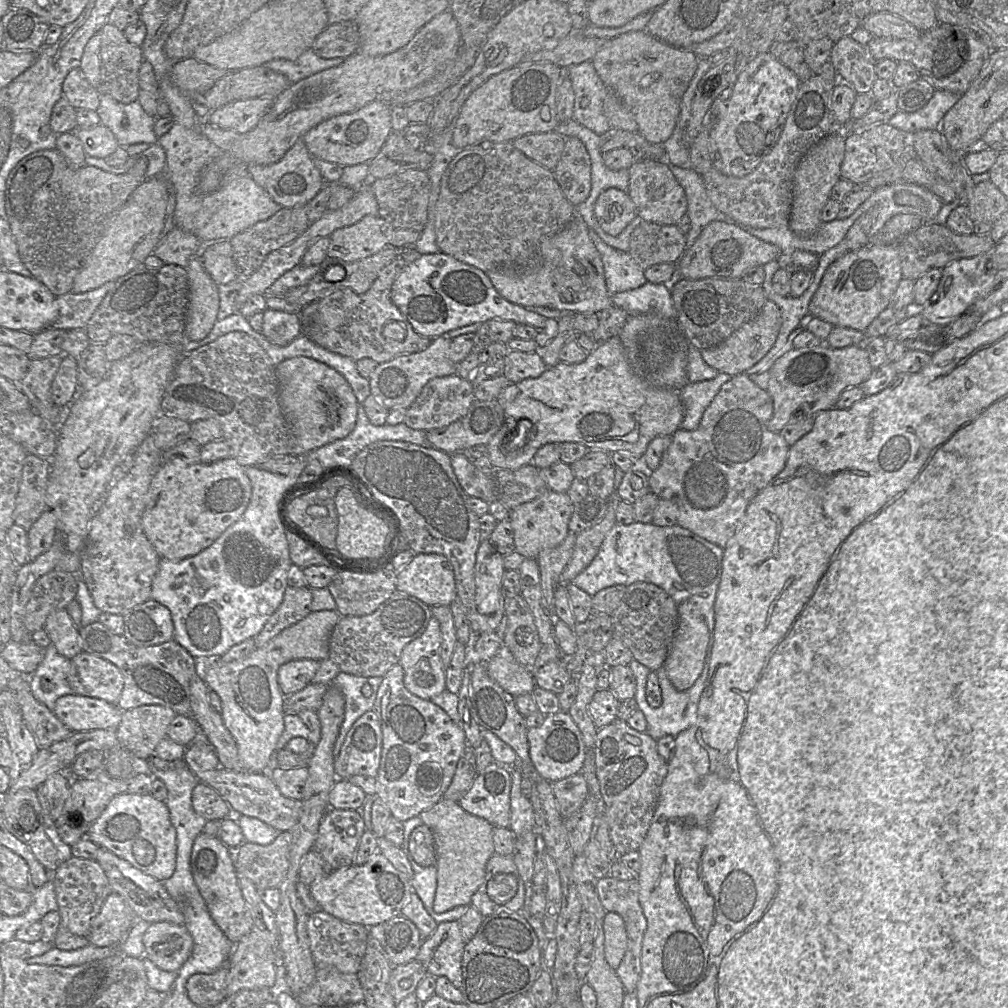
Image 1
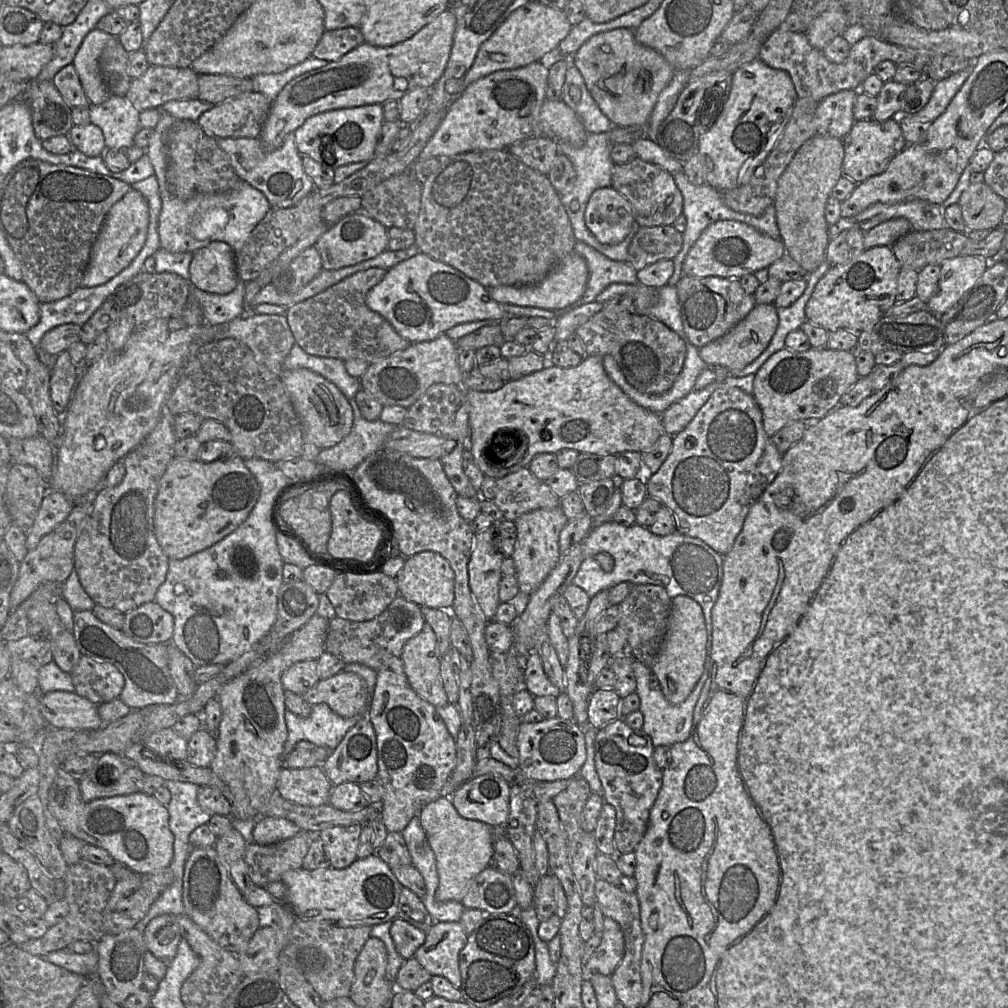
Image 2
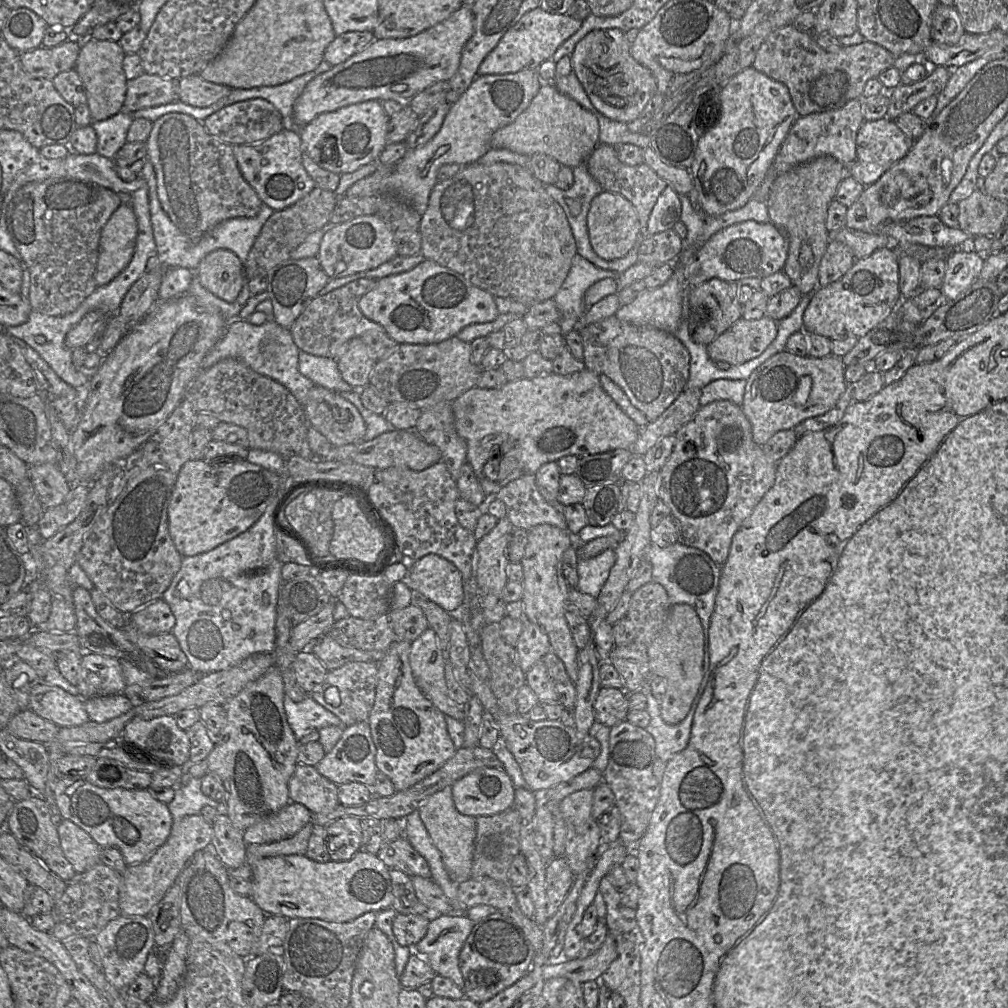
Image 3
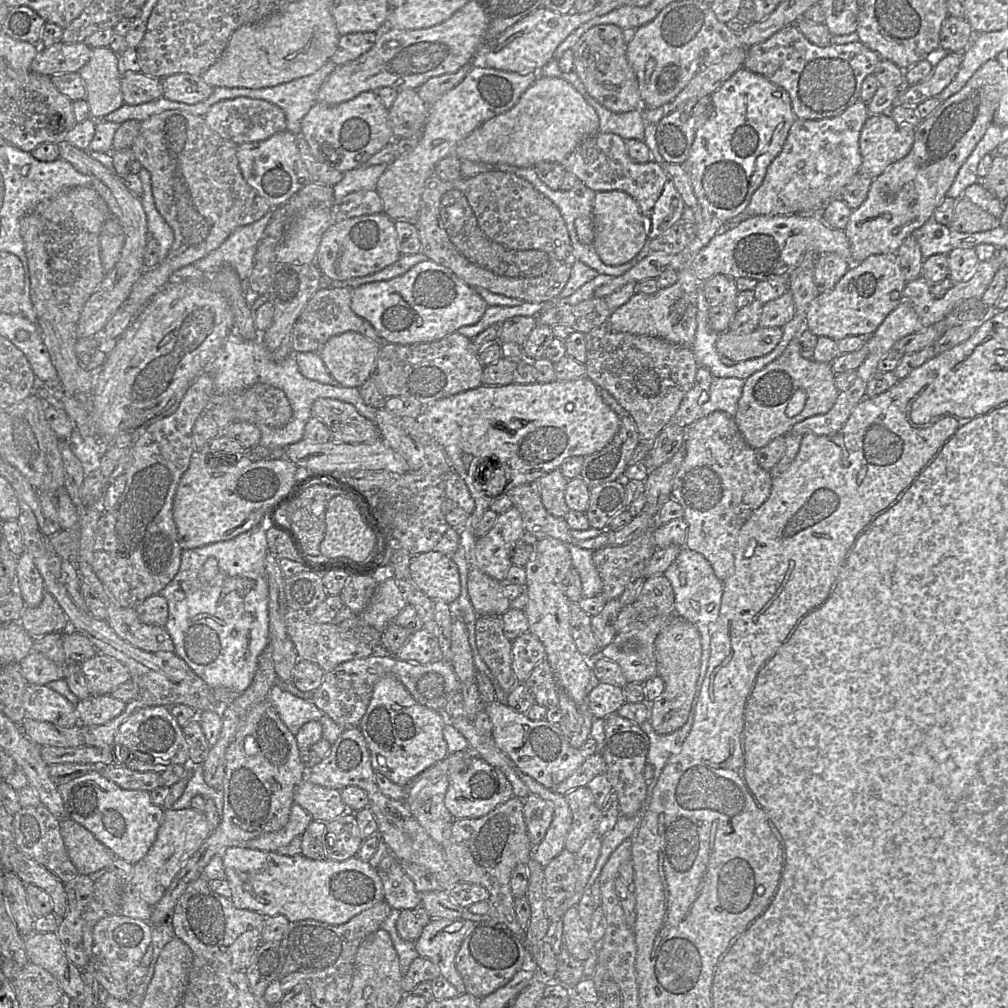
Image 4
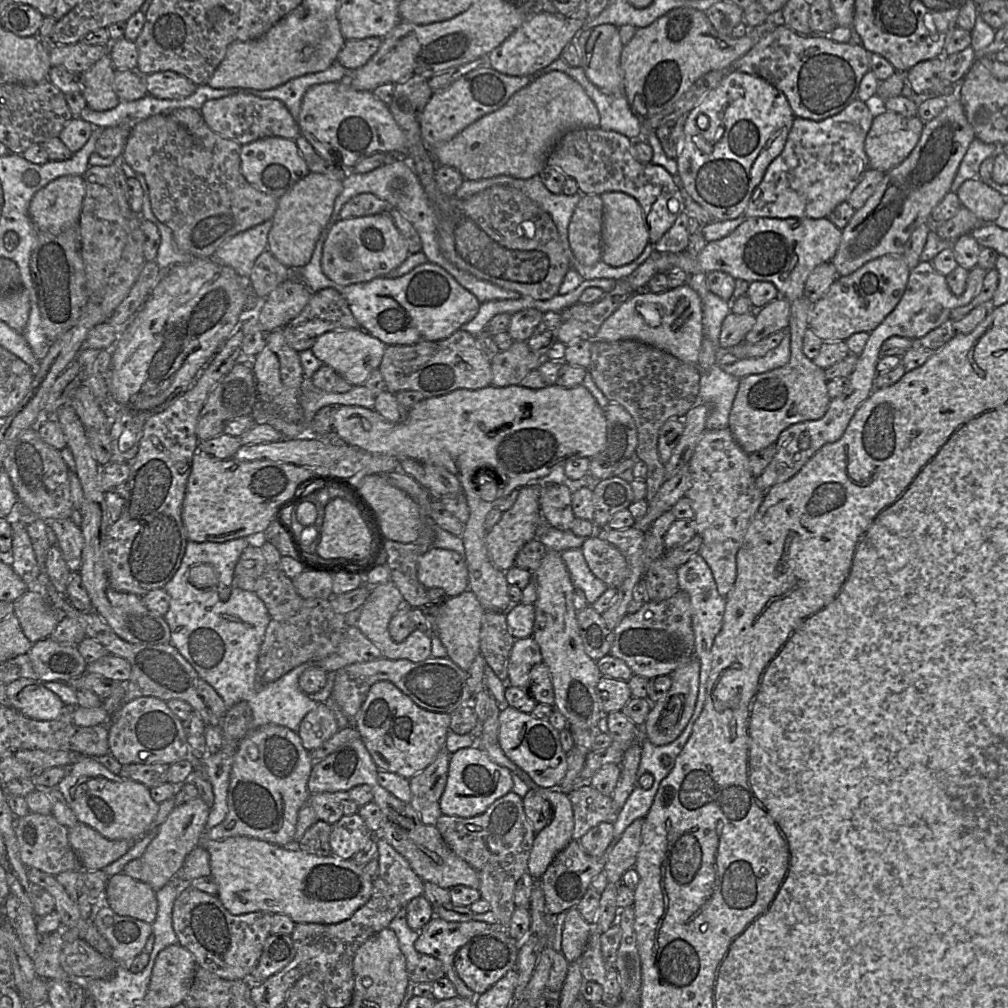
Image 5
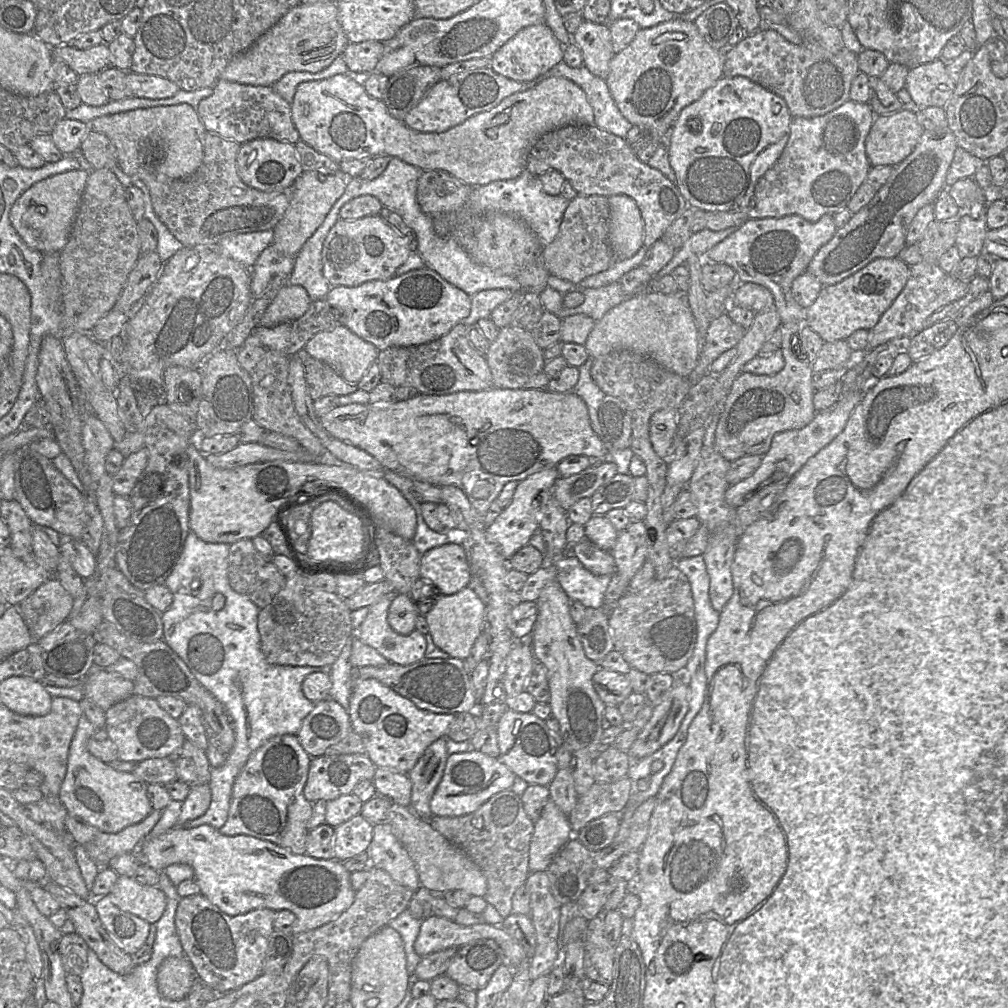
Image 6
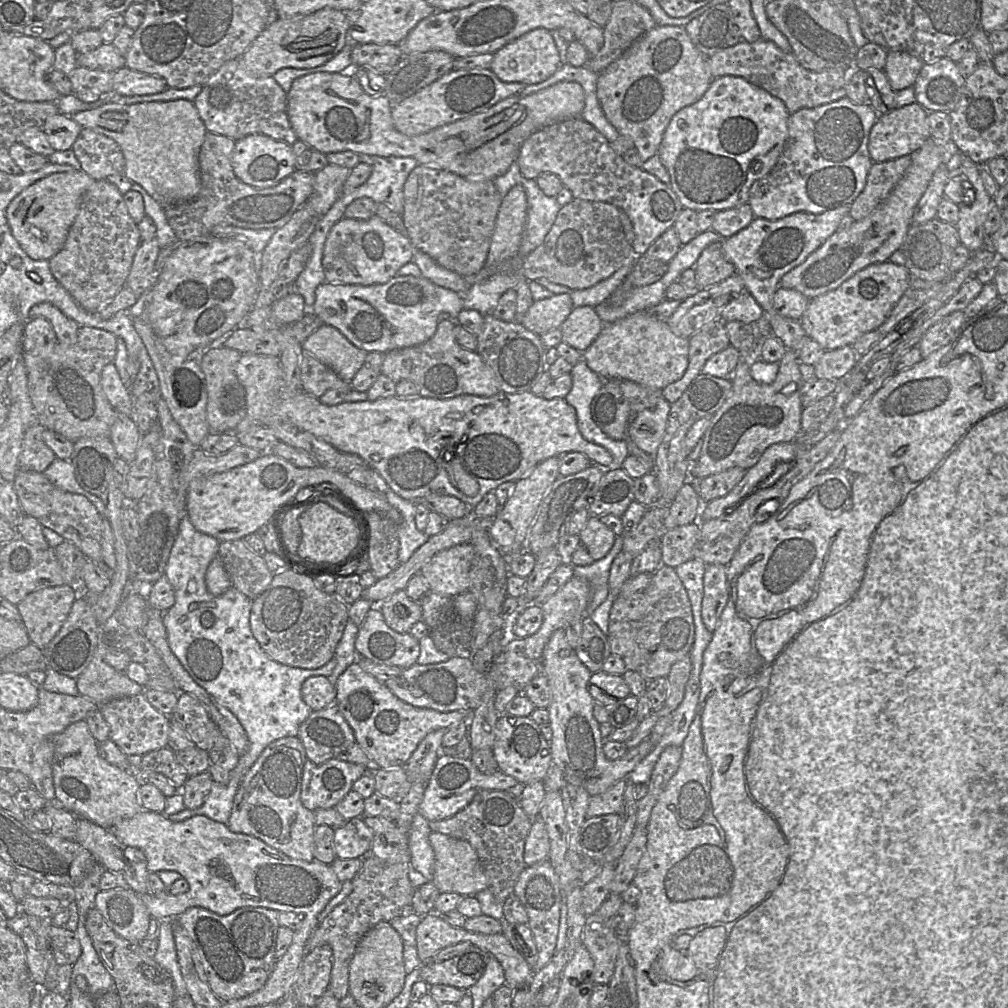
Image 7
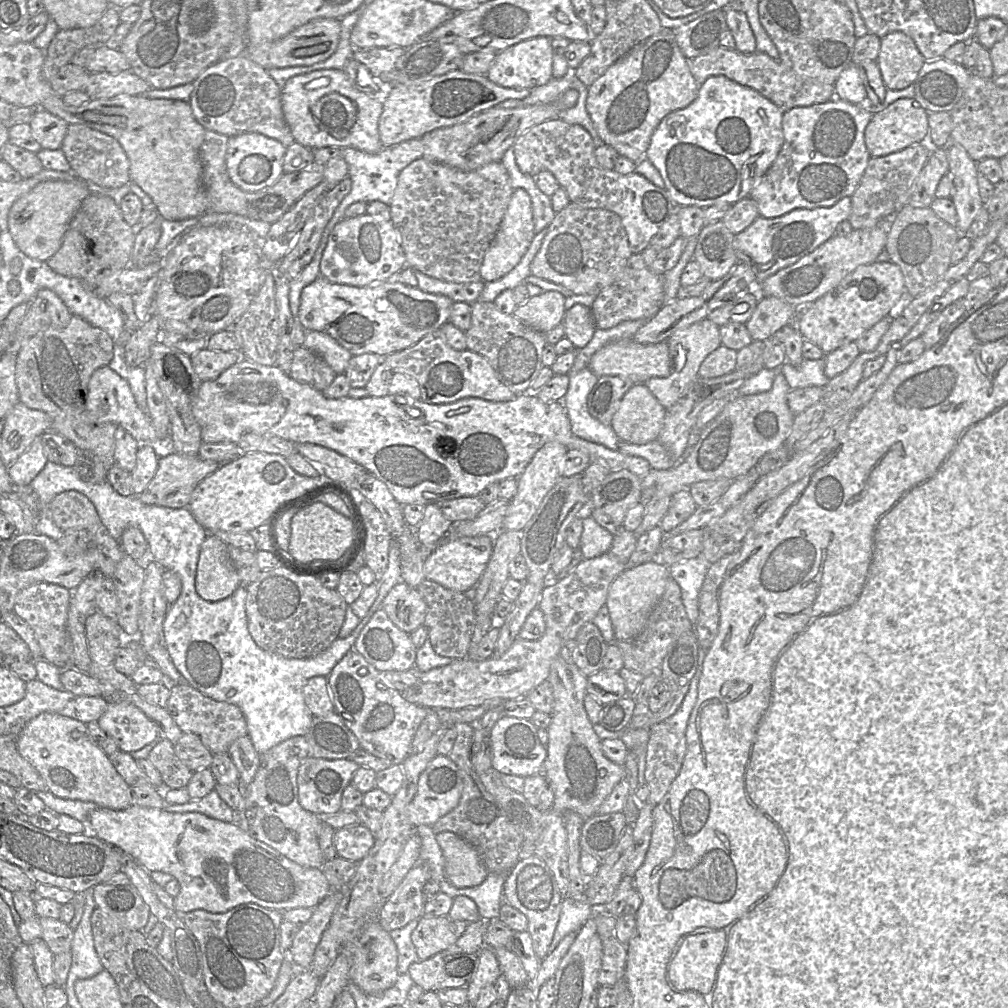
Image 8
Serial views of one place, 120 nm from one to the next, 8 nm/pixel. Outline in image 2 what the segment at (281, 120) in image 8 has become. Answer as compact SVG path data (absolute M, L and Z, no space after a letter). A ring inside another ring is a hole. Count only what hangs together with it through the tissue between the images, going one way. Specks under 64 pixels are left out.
M244 92L213 105L197 123L215 138L257 138L272 102L260 92Z

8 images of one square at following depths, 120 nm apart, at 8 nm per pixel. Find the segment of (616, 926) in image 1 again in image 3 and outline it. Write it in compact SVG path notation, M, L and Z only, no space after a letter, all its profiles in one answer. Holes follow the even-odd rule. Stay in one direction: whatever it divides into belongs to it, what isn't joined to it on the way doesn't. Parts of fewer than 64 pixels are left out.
M608 932L601 947L586 958L567 960L559 957L549 960L542 967L542 980L563 977L579 983L599 981L617 956L615 939Z

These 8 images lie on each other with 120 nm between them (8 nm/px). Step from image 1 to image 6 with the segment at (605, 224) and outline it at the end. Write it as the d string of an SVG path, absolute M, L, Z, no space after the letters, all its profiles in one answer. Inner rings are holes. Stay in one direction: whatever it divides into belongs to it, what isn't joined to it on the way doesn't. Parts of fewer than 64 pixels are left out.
M626 195L608 197L609 242L615 260L631 258L643 246L643 219L636 202Z

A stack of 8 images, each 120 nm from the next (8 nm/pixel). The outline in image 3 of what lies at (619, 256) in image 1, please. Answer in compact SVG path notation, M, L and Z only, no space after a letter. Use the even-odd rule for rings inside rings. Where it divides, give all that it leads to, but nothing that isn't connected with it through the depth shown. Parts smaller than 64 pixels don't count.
M578 253L574 255L570 271L553 298L560 310L558 323L563 336L578 327L578 321L587 309L583 300L586 290L599 280L617 279L618 275L614 271L596 267Z

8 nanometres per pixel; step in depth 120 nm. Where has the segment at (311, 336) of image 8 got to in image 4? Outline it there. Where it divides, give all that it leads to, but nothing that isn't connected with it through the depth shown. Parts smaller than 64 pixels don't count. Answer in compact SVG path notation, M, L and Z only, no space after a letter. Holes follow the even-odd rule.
M348 331L329 338L317 352L338 385L360 388L371 377L381 346Z

